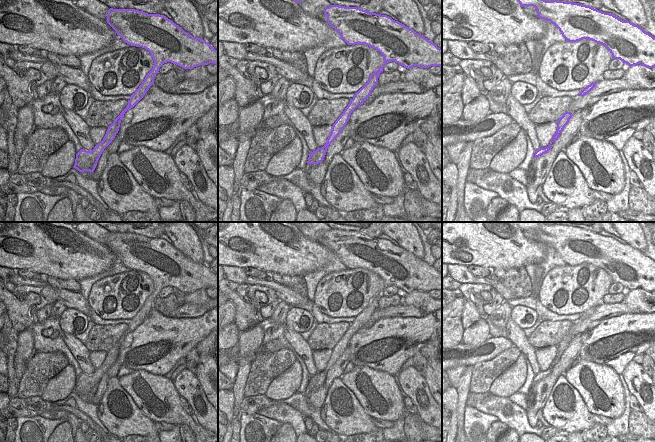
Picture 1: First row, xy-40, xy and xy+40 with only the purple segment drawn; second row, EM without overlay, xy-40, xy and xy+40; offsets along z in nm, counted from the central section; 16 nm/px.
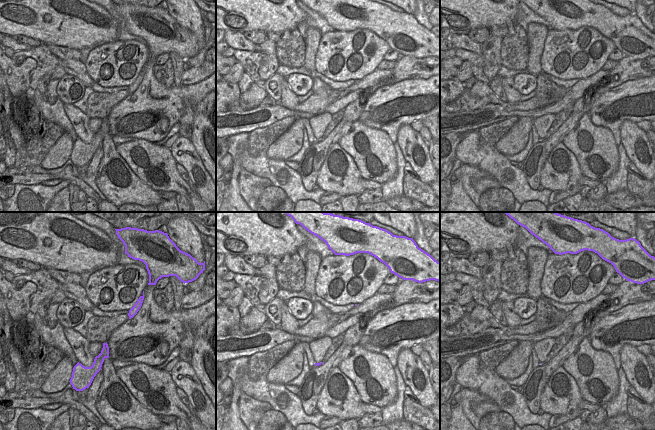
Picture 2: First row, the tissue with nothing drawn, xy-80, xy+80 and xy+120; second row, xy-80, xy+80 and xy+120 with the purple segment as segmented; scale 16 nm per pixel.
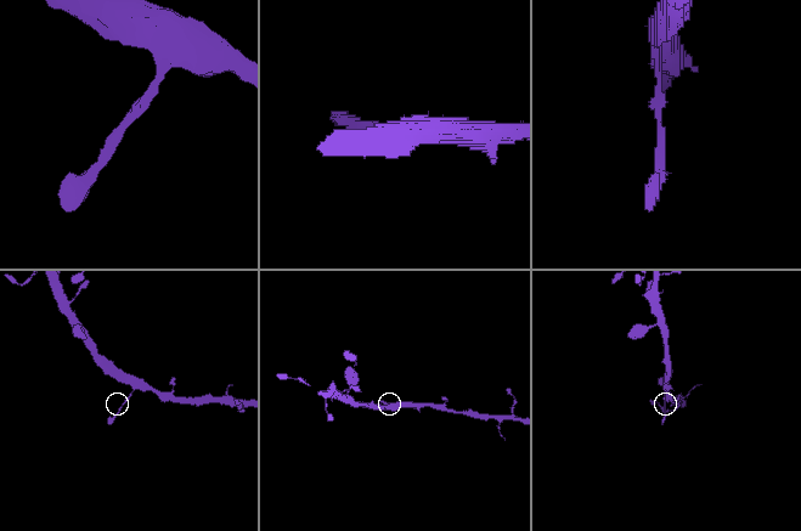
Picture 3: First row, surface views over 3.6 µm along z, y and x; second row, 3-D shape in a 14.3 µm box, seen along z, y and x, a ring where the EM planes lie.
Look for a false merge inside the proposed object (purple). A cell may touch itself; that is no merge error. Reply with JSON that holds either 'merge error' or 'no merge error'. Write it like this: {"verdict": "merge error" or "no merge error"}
{"verdict": "no merge error"}

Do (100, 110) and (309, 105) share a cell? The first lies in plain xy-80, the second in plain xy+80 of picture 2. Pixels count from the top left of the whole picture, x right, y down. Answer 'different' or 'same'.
same

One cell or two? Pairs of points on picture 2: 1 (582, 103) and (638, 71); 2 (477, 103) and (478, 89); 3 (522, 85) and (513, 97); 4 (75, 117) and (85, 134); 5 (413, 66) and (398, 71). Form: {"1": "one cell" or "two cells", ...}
{"1": "one cell", "2": "two cells", "3": "two cells", "4": "one cell", "5": "one cell"}

